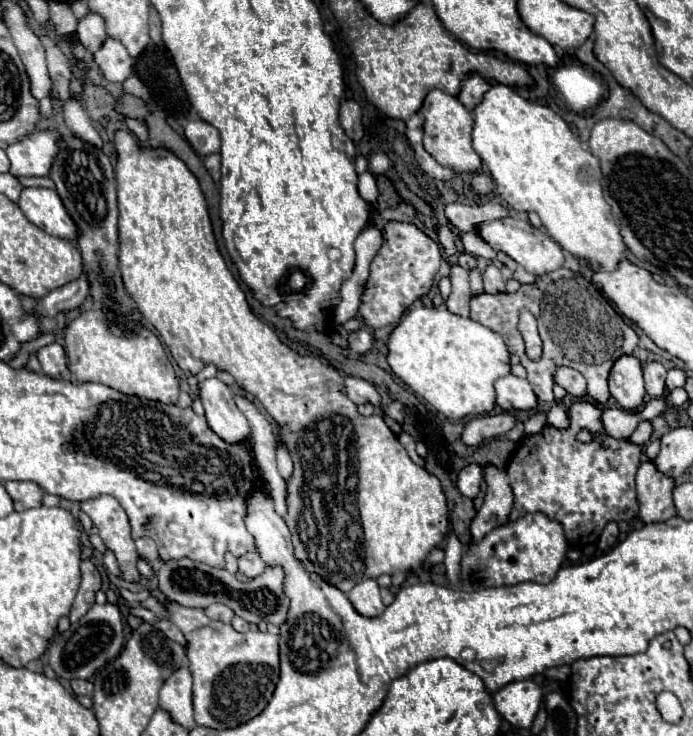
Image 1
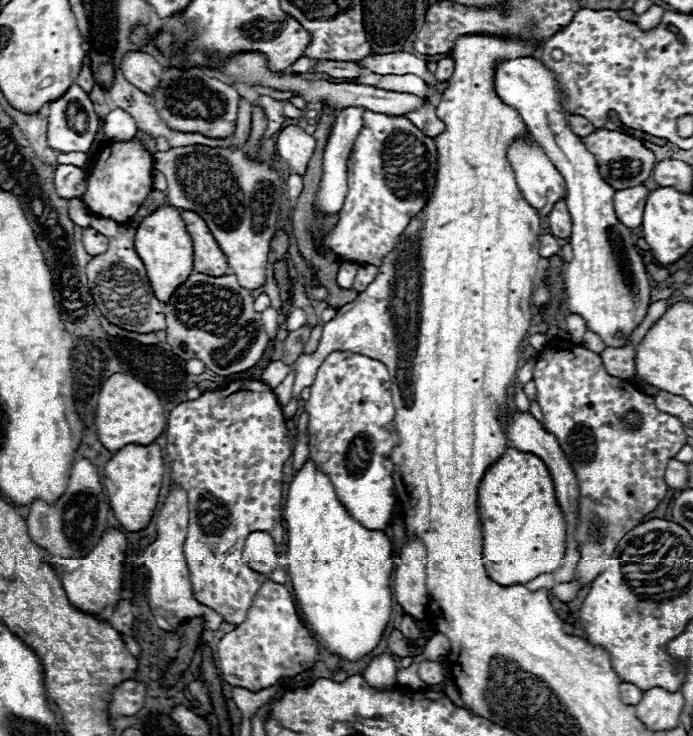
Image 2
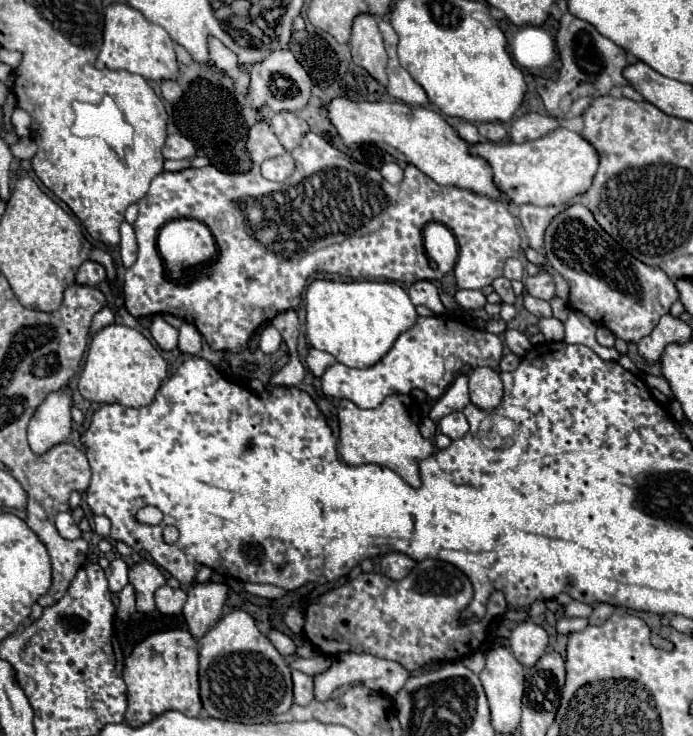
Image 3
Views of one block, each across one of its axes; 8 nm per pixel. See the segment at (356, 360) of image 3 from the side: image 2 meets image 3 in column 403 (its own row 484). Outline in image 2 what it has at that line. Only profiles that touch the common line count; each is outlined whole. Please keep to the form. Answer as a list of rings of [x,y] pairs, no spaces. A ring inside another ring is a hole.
[[[308,458],[290,480],[284,506],[284,520],[288,528],[288,576],[306,626],[314,632],[320,646],[326,646],[326,650],[346,660],[360,660],[362,656],[372,652],[372,648],[378,646],[382,632],[390,620],[392,556],[388,536],[382,530],[364,528],[350,516],[350,512],[338,500],[330,476],[324,474],[312,458]]]

